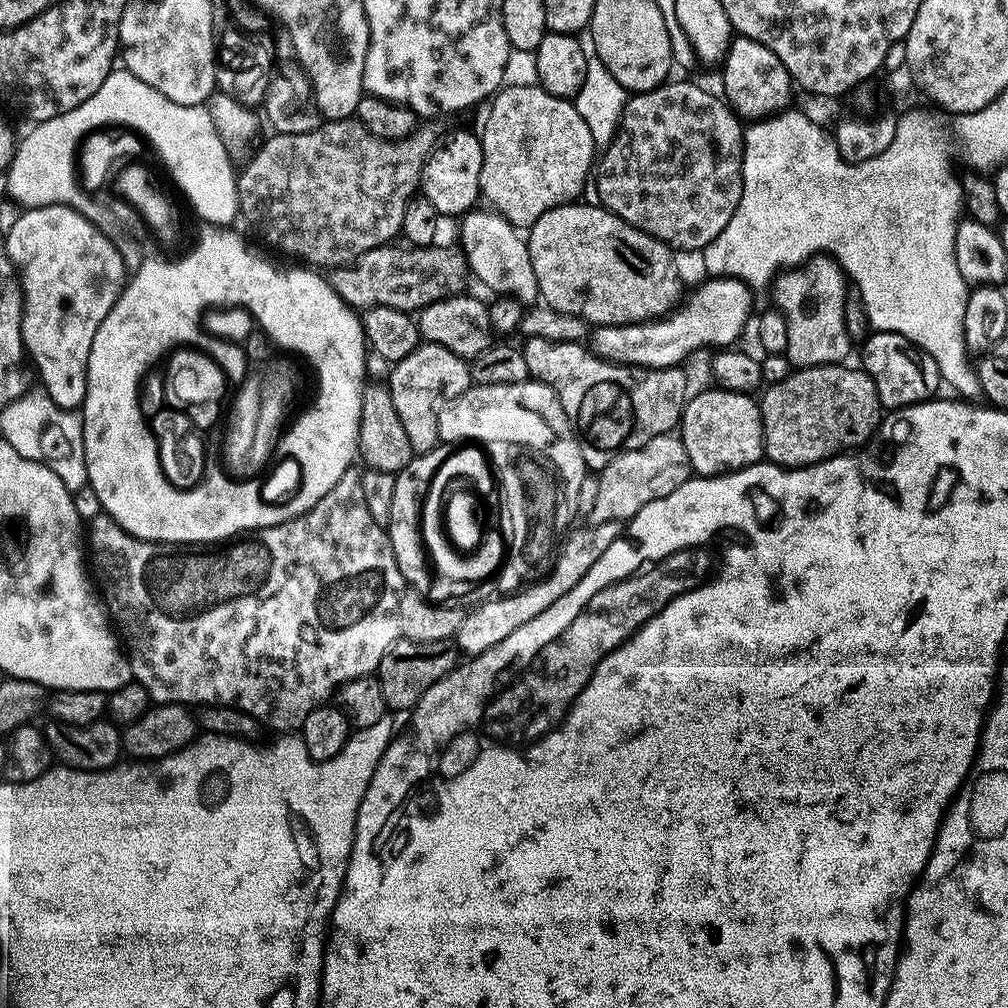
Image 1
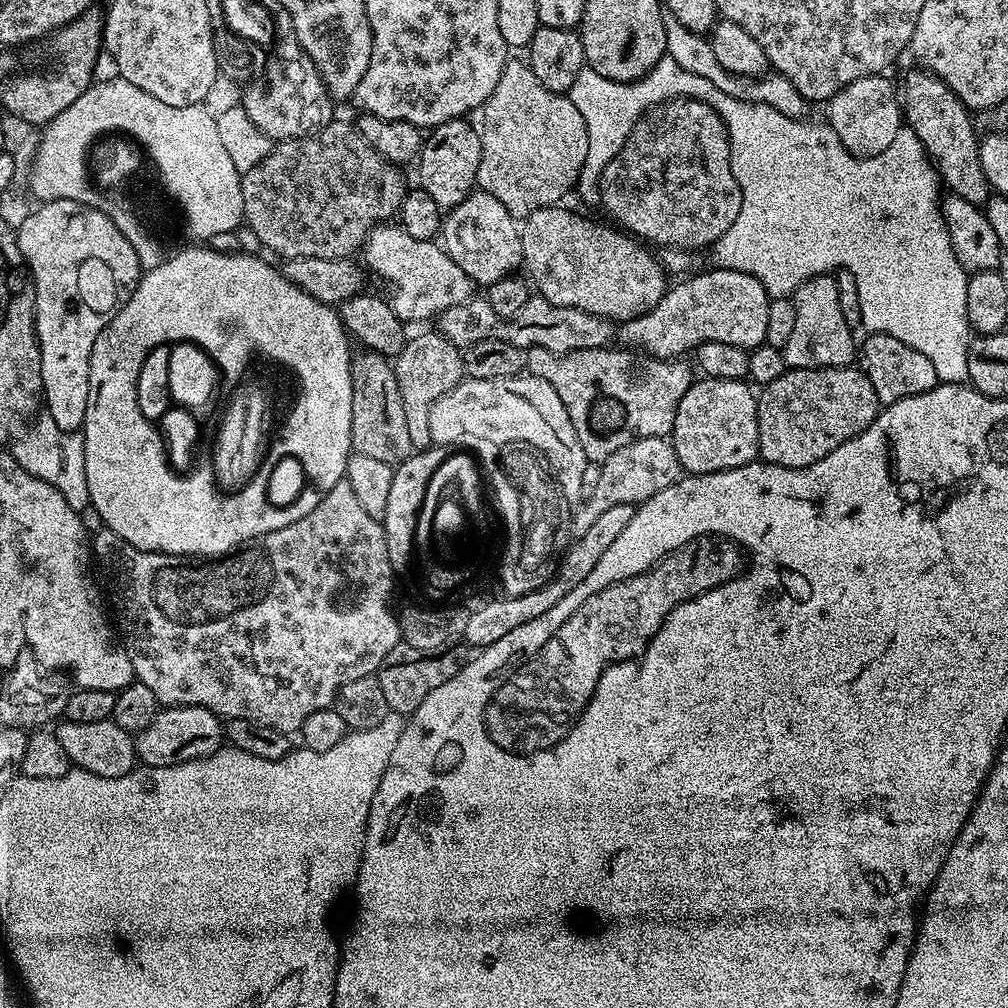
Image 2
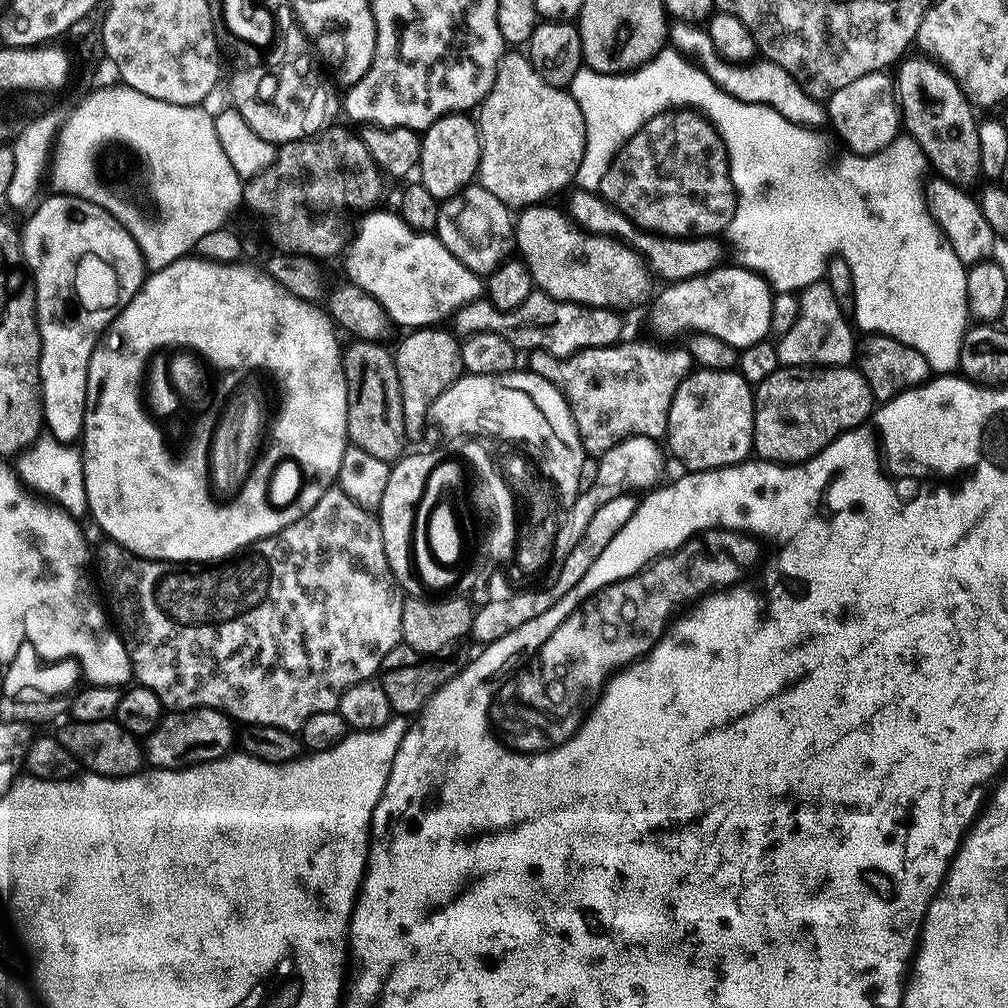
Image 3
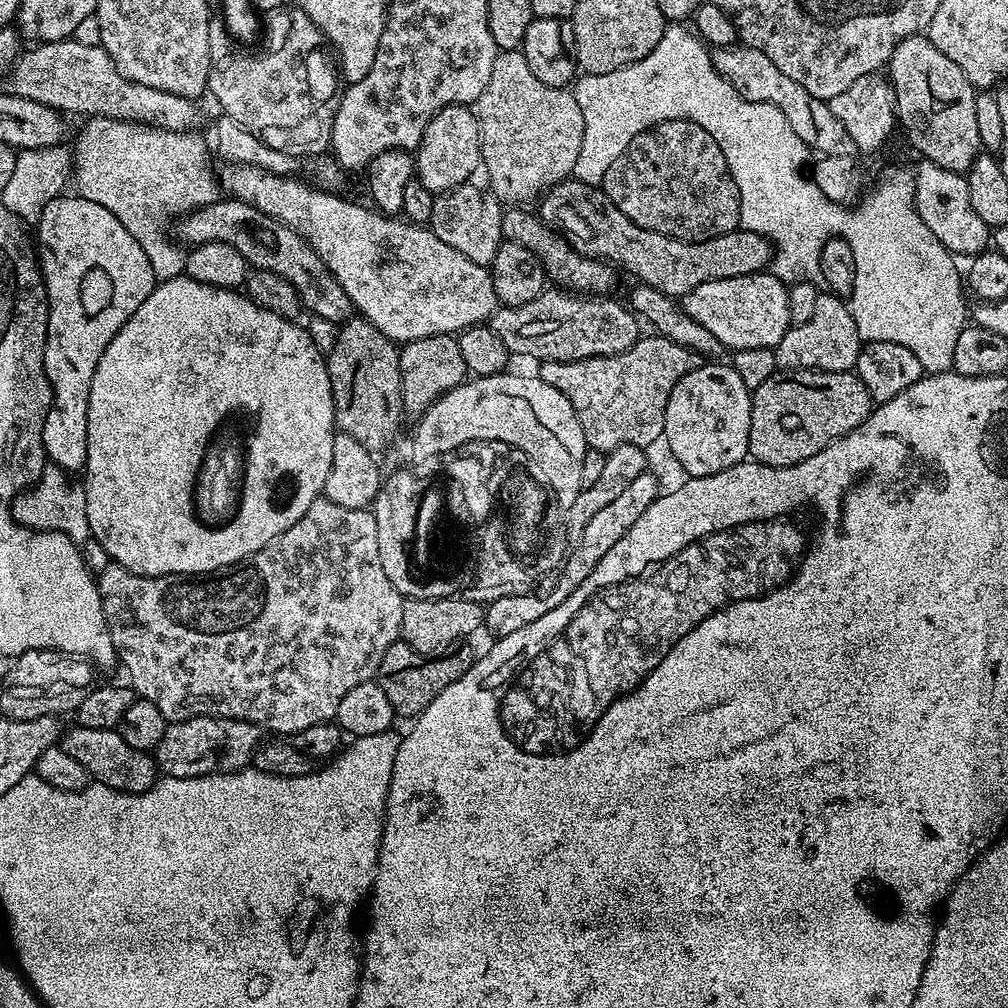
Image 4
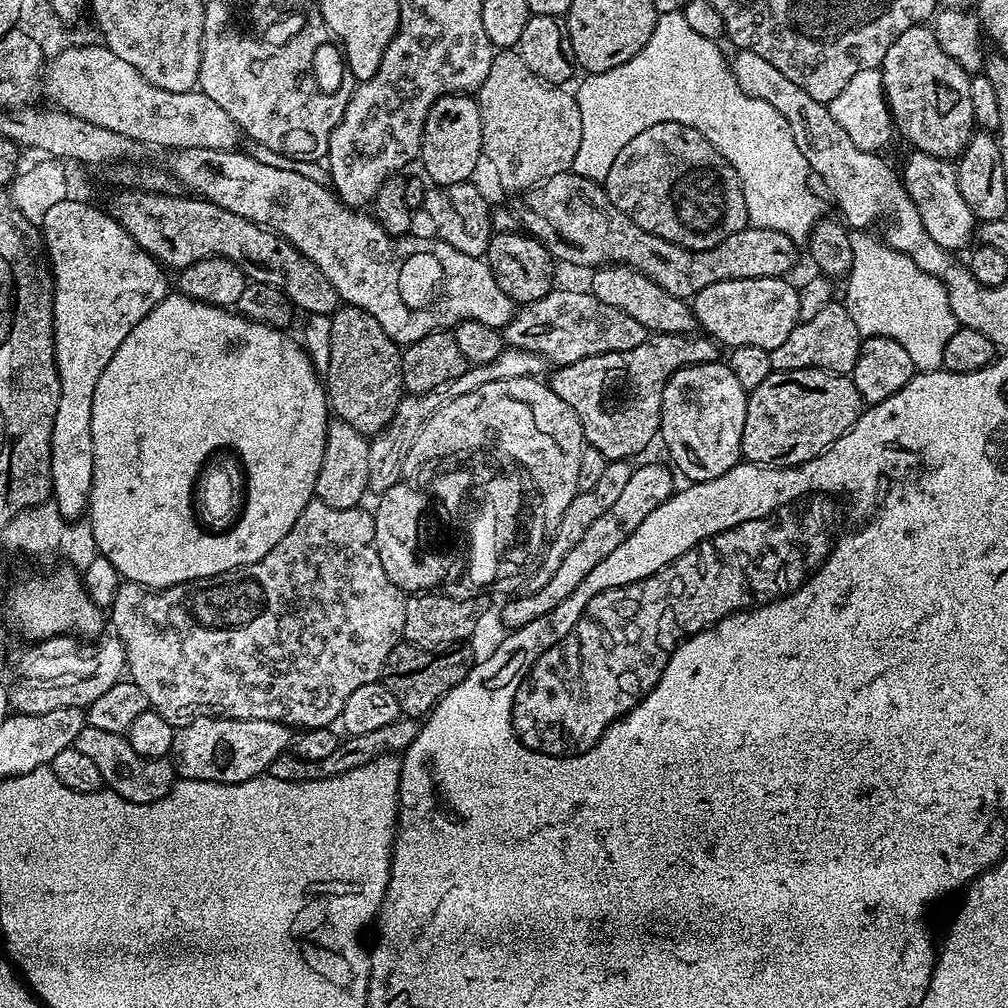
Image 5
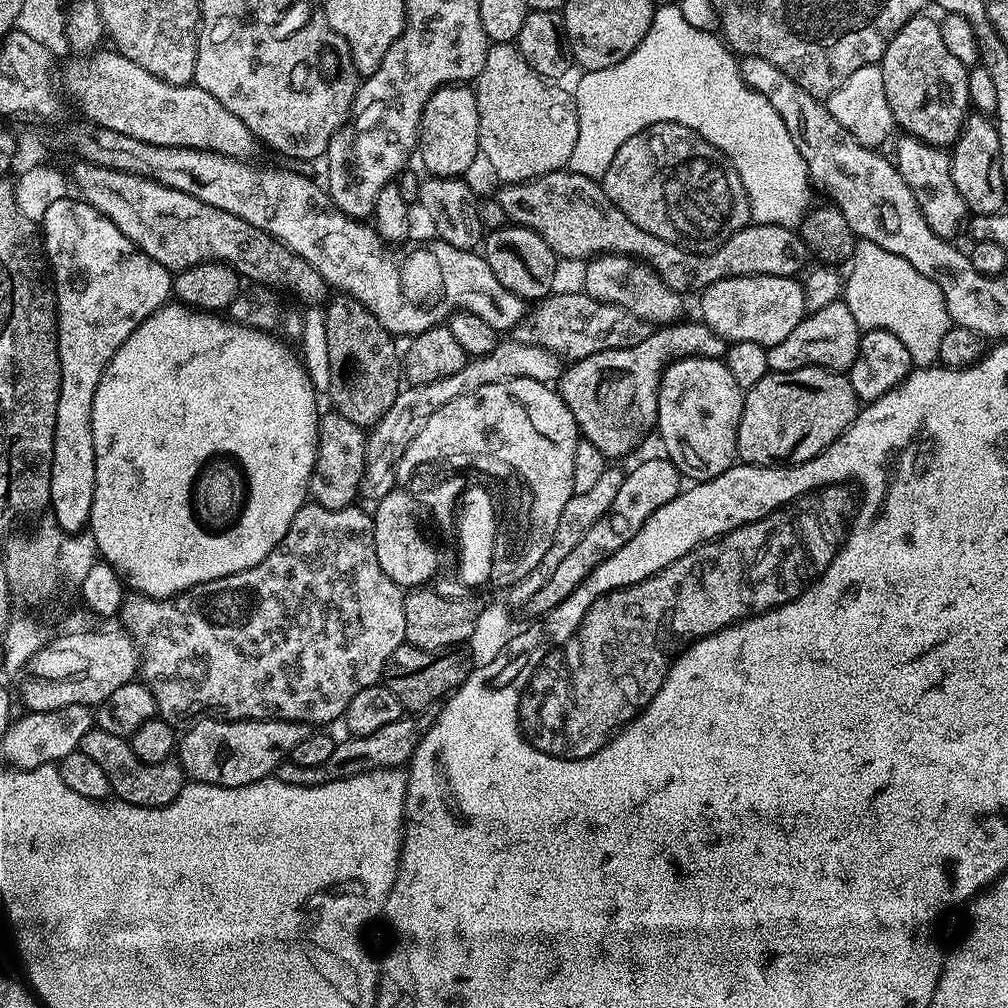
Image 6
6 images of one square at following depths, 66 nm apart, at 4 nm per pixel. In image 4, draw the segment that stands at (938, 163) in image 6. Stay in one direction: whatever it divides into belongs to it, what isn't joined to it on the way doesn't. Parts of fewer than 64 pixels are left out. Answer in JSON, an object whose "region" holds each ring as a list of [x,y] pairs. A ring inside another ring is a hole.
{"region":[[[921,159],[920,165],[914,168],[914,202],[916,213],[922,218],[924,225],[942,242],[944,249],[953,257],[971,258],[985,251],[990,244],[990,229],[970,202],[970,186],[967,175],[954,170],[942,170],[934,162]]]}

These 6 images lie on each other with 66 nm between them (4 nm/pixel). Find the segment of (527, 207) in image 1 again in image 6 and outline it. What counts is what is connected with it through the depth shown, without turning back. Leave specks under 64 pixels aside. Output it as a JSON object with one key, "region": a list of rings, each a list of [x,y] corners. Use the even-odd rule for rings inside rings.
{"region":[[[492,44],[486,54],[486,66],[482,66],[479,76],[474,81],[476,105],[478,106],[478,126],[480,127],[480,151],[483,159],[488,159],[488,164],[501,176],[504,182],[519,182],[521,180],[533,180],[536,176],[545,176],[551,172],[559,172],[567,169],[570,154],[574,154],[574,142],[578,142],[578,114],[576,113],[576,101],[568,96],[562,89],[556,88],[555,83],[549,82],[543,76],[539,76],[531,66],[522,58],[520,49],[512,44]]]}

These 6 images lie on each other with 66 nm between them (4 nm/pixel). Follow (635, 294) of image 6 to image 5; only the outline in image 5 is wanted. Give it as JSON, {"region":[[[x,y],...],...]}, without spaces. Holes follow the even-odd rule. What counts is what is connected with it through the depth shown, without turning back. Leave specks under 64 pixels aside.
{"region":[[[605,264],[595,269],[591,276],[590,291],[592,295],[597,296],[602,302],[606,302],[606,306],[618,306],[618,310],[626,310],[626,314],[630,314],[630,318],[636,319],[637,322],[642,322],[642,326],[648,329],[649,333],[692,334],[697,331],[696,316],[691,310],[689,301],[662,290],[662,286],[658,286],[658,282],[646,278],[646,274],[625,264]]]}

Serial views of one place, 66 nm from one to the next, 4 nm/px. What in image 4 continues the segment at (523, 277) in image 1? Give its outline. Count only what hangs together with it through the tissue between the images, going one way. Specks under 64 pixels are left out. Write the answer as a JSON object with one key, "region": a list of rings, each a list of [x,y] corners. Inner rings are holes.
{"region":[[[469,182],[436,196],[430,229],[442,242],[446,242],[447,246],[452,246],[473,262],[488,266],[505,239],[502,230],[503,217],[501,201],[497,200],[487,187],[479,188],[476,182]]]}

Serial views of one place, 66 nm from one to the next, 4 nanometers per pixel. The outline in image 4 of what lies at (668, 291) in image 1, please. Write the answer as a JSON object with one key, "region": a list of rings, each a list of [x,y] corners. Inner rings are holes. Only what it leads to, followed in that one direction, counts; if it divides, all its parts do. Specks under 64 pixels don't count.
{"region":[[[512,206],[504,212],[502,230],[505,237],[526,246],[539,258],[544,267],[544,275],[553,285],[576,294],[608,294],[616,284],[617,269],[613,265],[575,252],[560,233],[548,227],[535,211],[527,212],[527,207]]]}

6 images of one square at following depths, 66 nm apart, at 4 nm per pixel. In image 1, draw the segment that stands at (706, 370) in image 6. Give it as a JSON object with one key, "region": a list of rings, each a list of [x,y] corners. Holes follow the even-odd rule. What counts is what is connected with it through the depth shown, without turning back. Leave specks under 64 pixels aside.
{"region":[[[711,387],[697,396],[695,393],[685,403],[684,415],[678,425],[678,435],[686,446],[693,473],[698,476],[724,476],[728,472],[737,472],[739,468],[761,463],[765,455],[759,403],[747,392]]]}

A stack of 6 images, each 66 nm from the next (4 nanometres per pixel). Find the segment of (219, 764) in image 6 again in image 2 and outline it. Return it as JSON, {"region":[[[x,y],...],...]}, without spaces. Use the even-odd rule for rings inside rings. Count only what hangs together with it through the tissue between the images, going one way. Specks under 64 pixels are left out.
{"region":[[[164,706],[141,732],[135,733],[136,759],[145,768],[174,766],[214,754],[225,743],[224,724],[221,717],[202,706]]]}

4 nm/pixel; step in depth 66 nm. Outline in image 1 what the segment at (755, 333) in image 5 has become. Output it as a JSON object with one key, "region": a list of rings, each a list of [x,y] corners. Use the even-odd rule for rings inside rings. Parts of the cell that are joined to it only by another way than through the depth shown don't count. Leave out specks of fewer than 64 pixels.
{"region":[[[708,278],[705,281],[705,284],[698,285],[689,294],[688,304],[681,303],[666,316],[655,320],[644,320],[640,324],[605,324],[597,327],[590,336],[591,351],[612,364],[627,364],[633,368],[675,368],[683,365],[685,363],[683,360],[699,348],[716,350],[721,346],[735,345],[737,343],[735,340],[743,334],[744,327],[752,316],[753,289],[743,284],[741,280]]]}

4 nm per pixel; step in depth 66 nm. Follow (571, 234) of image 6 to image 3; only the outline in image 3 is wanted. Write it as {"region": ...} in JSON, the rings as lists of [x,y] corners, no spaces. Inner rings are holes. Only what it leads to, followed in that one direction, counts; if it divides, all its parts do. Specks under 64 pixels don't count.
{"region":[[[572,190],[567,193],[567,196],[566,212],[577,228],[594,236],[604,236],[627,245],[643,259],[650,269],[651,275],[653,277],[661,276],[664,282],[677,282],[690,280],[695,276],[704,276],[707,272],[713,272],[725,263],[724,248],[719,244],[721,242],[719,239],[710,236],[699,238],[658,236],[655,232],[645,232],[635,222],[626,219],[614,205],[608,204],[604,201],[603,196],[596,192]]]}

